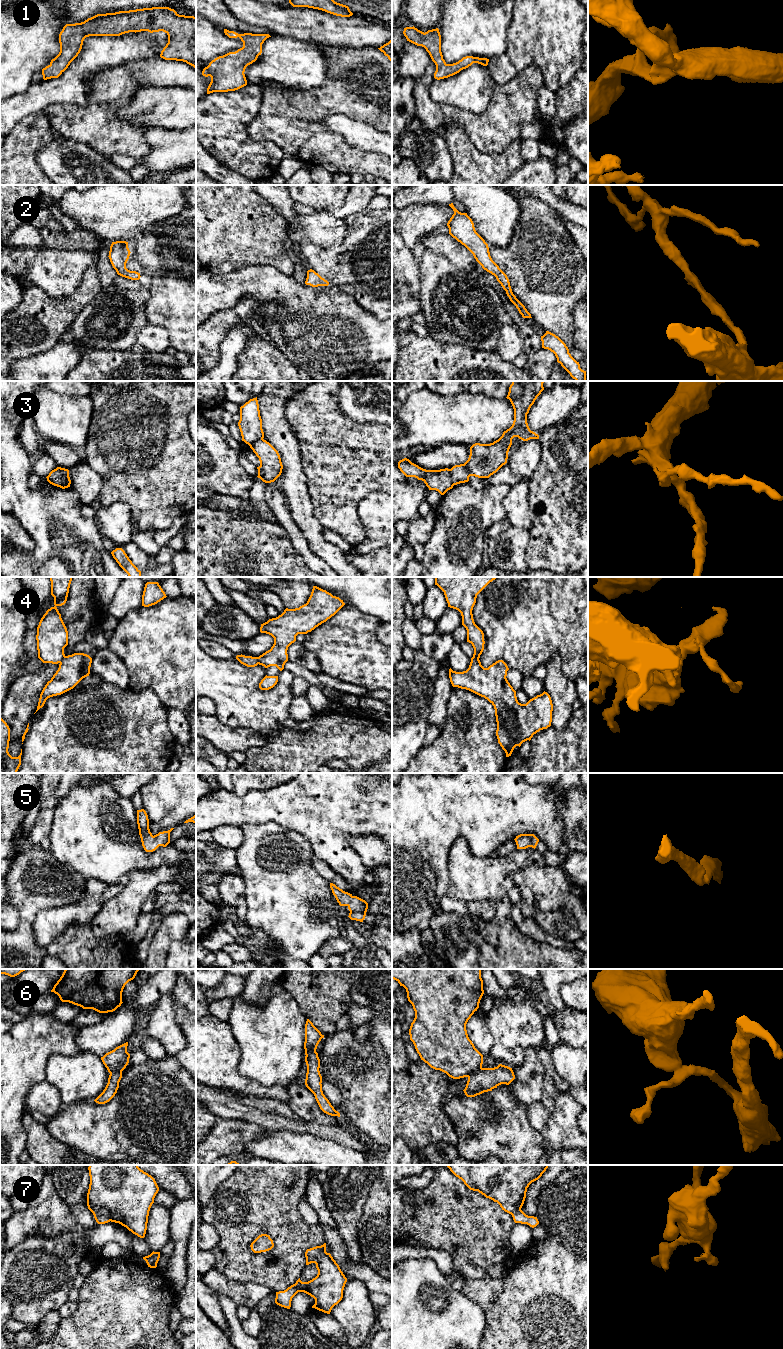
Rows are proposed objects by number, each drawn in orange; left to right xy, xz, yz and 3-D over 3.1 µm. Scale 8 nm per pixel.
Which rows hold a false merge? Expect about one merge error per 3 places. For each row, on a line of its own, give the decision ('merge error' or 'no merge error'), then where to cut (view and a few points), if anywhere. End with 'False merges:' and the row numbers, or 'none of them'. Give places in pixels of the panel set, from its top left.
1: no merge error; no cut
2: no merge error; no cut
3: merge error; cut in xy along (58, 467), (61, 477), (69, 485)
4: merge error; cut in yz along (471, 658), (478, 659)
5: no merge error; no cut
6: merge error; cut in yz along (481, 1067), (468, 1077)
7: merge error; cut in xy along (93, 1213), (105, 1215), (110, 1220)
False merges: 3, 4, 6, 7

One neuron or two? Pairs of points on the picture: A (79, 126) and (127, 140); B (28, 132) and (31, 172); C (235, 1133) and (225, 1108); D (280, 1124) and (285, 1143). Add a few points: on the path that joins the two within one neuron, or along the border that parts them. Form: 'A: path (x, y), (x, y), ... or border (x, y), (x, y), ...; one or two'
A: path (91, 126), (99, 126), (107, 134), (115, 135); one
B: path (28, 142), (28, 162); one
C: border (219, 1118), (242, 1119), (252, 1124); two
D: border (271, 1129), (285, 1129), (304, 1133); two

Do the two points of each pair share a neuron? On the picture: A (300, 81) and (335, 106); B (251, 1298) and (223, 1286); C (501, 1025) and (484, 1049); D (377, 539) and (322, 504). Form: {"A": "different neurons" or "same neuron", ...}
{"A": "different neurons", "B": "same neuron", "C": "different neurons", "D": "different neurons"}

